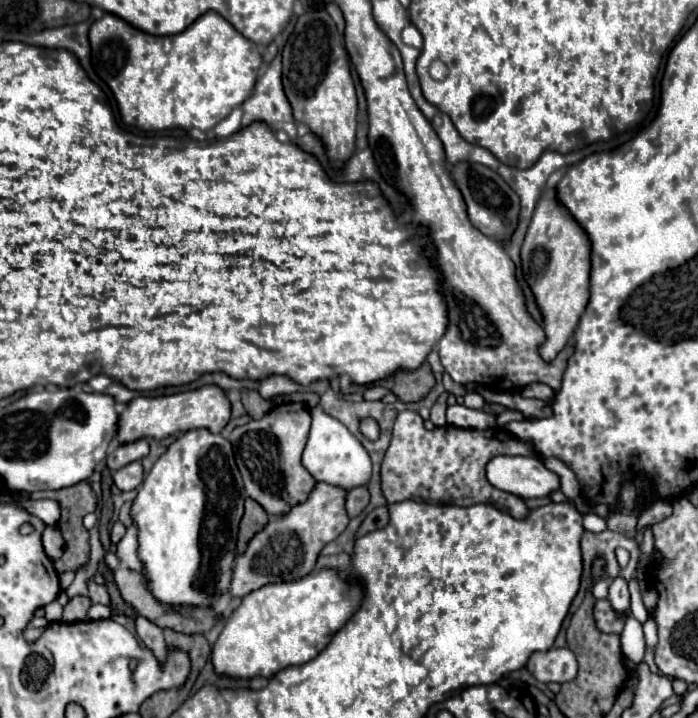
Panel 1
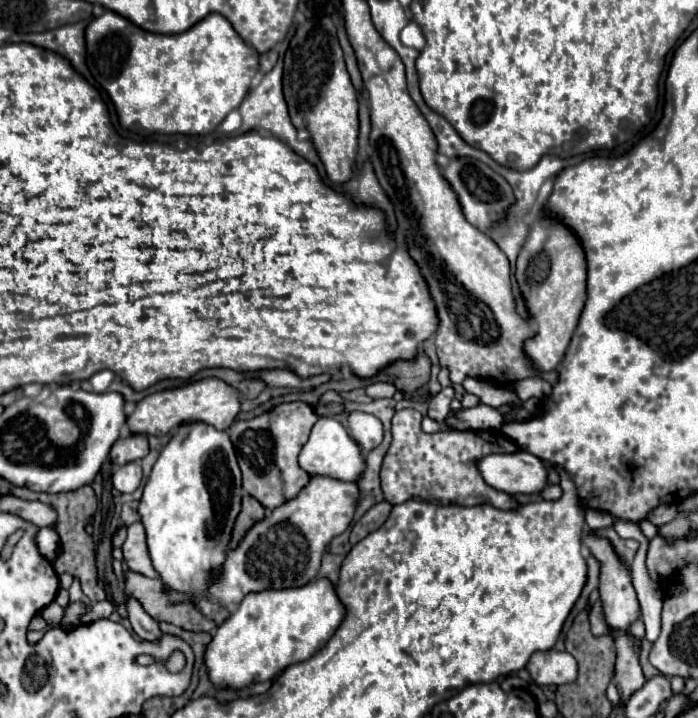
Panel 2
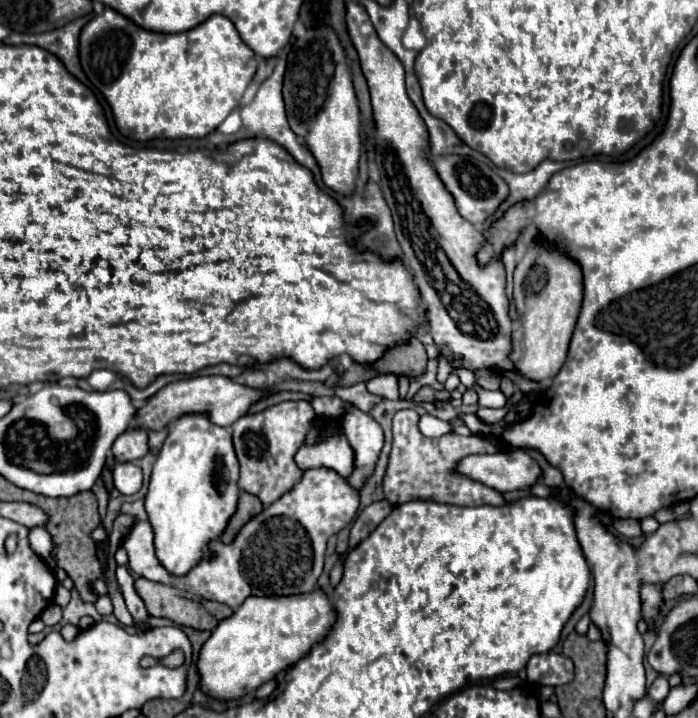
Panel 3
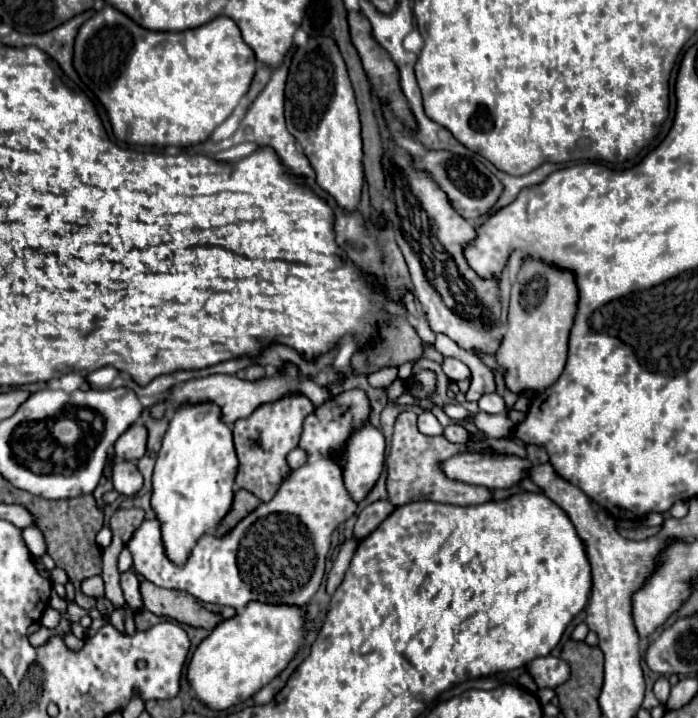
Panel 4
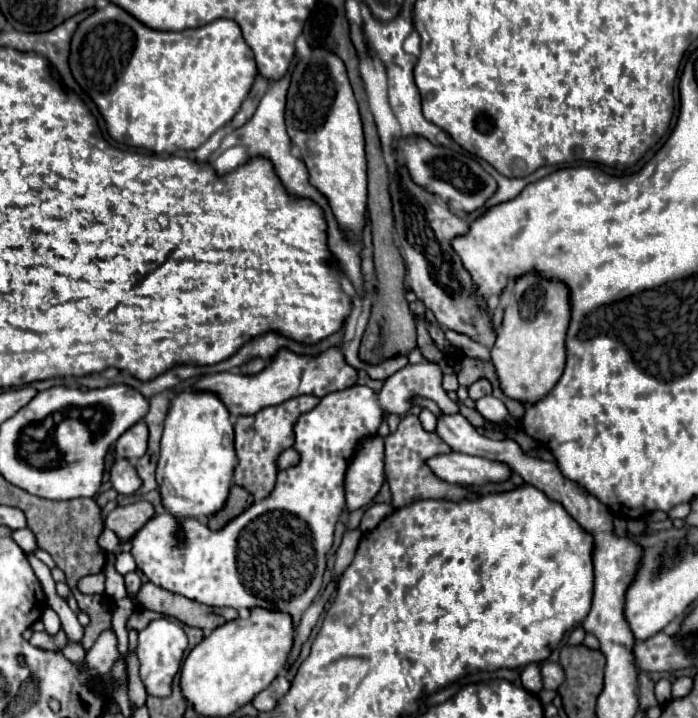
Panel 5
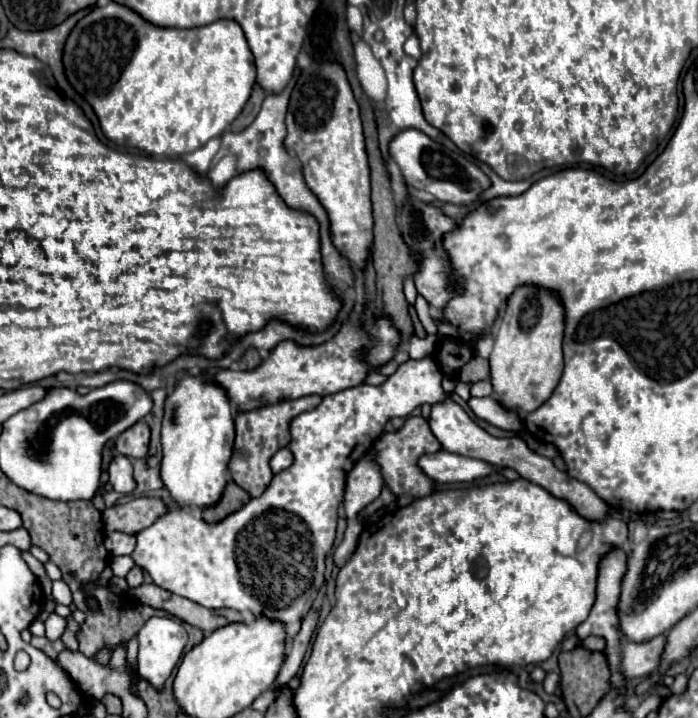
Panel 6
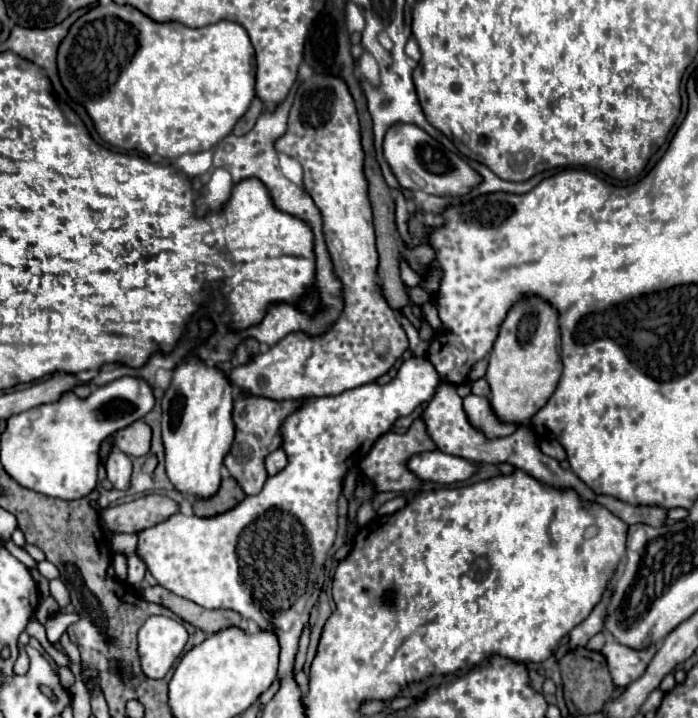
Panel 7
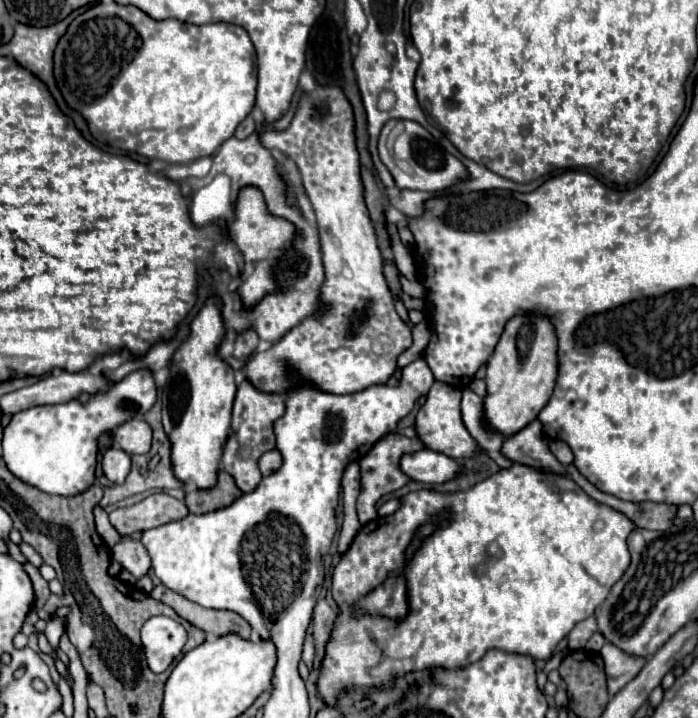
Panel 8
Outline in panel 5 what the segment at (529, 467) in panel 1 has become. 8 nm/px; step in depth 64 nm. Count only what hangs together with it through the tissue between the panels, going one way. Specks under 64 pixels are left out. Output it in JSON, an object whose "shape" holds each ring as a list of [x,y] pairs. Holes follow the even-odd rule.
{"shape":[[[460,452],[438,454],[430,458],[428,468],[444,482],[450,484],[486,484],[502,482],[510,476],[510,468],[500,462],[492,462],[480,456],[468,456]]]}

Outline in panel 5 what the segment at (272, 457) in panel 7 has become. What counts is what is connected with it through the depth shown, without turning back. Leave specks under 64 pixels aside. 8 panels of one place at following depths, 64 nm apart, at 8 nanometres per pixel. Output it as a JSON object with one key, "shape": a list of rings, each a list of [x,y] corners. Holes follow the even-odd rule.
{"shape":[[[288,448],[288,450],[284,450],[284,452],[278,456],[278,460],[276,460],[276,464],[278,464],[278,470],[286,470],[286,468],[294,466],[296,462],[298,462],[298,452],[296,452],[294,448]]]}

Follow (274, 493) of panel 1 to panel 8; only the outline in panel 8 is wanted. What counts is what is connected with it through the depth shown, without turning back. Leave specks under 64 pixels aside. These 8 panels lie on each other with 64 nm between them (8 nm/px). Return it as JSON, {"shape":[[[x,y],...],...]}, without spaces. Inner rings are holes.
{"shape":[[[244,378],[238,386],[236,400],[234,400],[234,412],[232,412],[232,434],[226,440],[222,448],[222,466],[224,470],[236,480],[238,488],[242,492],[252,492],[258,482],[262,480],[262,474],[258,470],[258,458],[274,450],[276,440],[272,432],[272,422],[284,414],[284,396],[282,394],[270,394],[260,392],[248,378]]]}

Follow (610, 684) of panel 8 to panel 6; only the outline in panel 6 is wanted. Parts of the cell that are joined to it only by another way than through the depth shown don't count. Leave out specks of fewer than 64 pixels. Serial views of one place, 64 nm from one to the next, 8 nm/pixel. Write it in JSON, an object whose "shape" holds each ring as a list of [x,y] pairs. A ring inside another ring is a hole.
{"shape":[[[656,636],[644,644],[622,642],[620,644],[620,672],[624,680],[634,680],[656,670],[666,638]]]}

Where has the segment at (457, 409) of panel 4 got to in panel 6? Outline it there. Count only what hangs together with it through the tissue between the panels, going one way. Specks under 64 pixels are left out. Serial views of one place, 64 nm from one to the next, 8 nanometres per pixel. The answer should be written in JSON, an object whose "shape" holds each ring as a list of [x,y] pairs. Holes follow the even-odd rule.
{"shape":[[[434,358],[409,359],[382,386],[360,384],[324,396],[316,408],[302,412],[292,420],[288,450],[294,454],[294,462],[290,468],[272,478],[262,496],[250,498],[240,510],[214,524],[182,510],[172,510],[136,534],[138,542],[132,552],[132,560],[152,576],[156,586],[184,596],[204,608],[232,608],[240,612],[250,610],[254,618],[264,616],[268,620],[282,622],[286,628],[286,644],[290,646],[300,630],[302,618],[316,600],[316,592],[324,584],[324,560],[334,544],[338,504],[344,498],[348,472],[368,454],[372,444],[384,432],[388,420],[396,416],[406,418],[416,406],[436,404],[444,398],[442,376],[444,372]]]}

